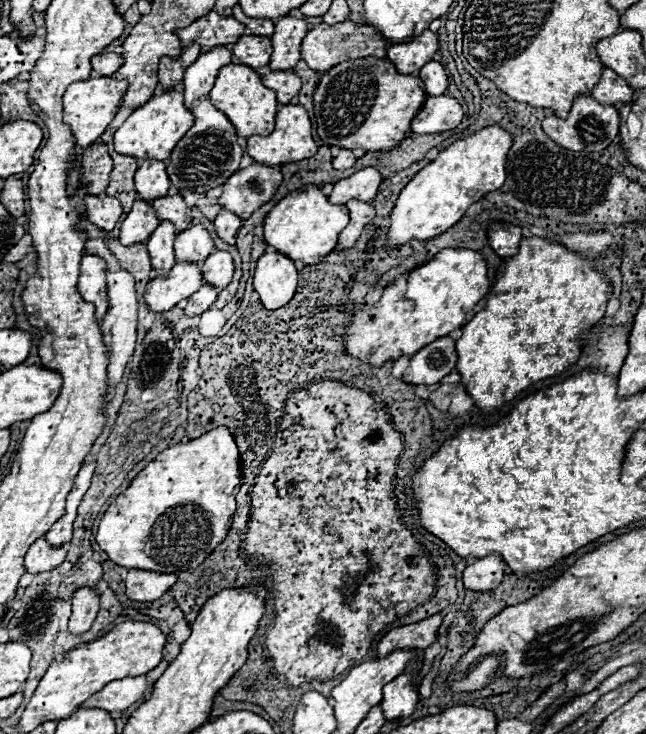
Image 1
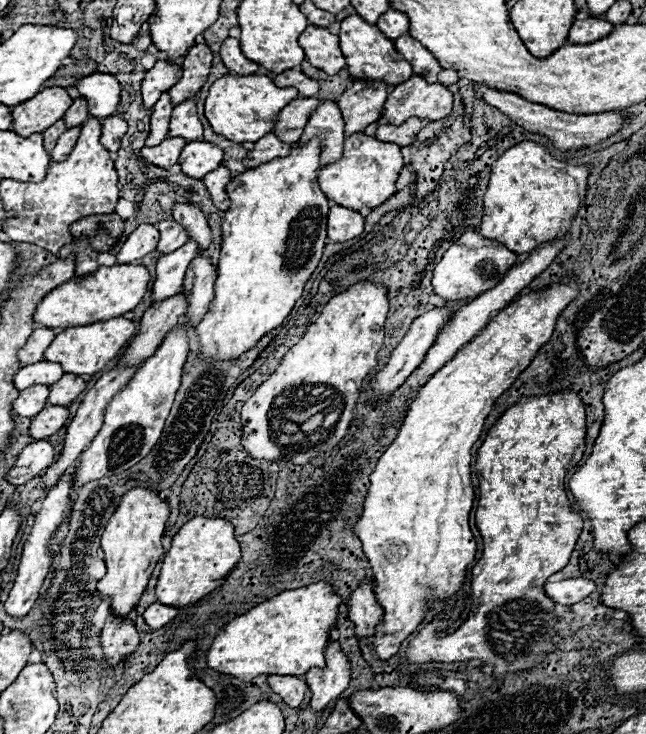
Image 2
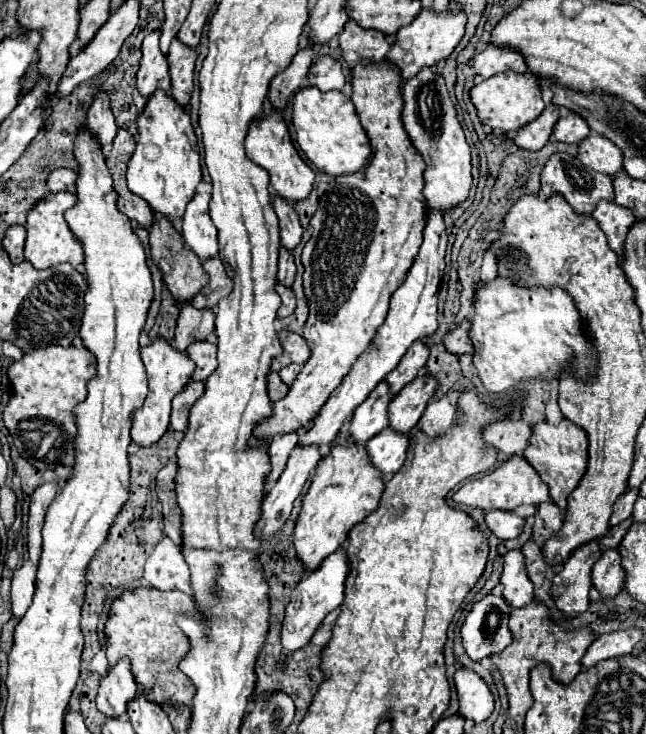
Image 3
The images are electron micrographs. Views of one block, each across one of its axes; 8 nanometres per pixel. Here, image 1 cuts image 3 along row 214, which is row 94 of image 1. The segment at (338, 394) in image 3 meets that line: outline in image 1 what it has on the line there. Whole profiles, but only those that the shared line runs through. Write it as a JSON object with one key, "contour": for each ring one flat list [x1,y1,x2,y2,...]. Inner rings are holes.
{"contour":[[428,62,420,70,420,80,426,84,426,94,428,96,440,96,446,92,448,86,448,76,446,70,440,62]]}

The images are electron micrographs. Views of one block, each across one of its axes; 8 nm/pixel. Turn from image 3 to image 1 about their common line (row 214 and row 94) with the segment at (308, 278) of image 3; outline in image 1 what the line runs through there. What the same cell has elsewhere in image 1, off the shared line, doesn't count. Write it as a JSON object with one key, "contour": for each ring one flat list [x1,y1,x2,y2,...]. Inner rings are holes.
{"contour":[[356,58,330,68,322,74,314,90,314,118,318,124,318,136,326,146,350,148,340,150,340,154,332,160,332,166,336,170,352,168,356,162,352,154,354,148,374,152,400,144,424,100,426,92,422,80,410,74,398,74,394,64,386,58]]}

